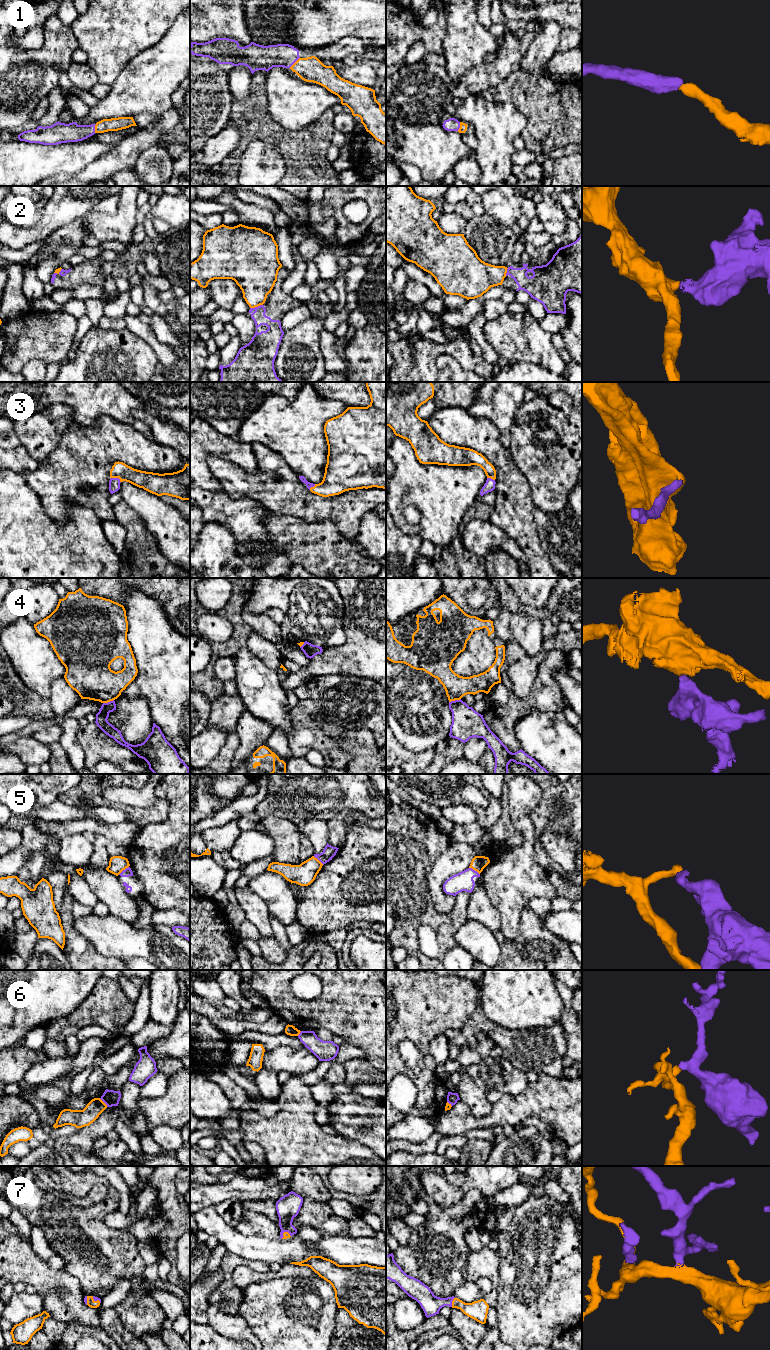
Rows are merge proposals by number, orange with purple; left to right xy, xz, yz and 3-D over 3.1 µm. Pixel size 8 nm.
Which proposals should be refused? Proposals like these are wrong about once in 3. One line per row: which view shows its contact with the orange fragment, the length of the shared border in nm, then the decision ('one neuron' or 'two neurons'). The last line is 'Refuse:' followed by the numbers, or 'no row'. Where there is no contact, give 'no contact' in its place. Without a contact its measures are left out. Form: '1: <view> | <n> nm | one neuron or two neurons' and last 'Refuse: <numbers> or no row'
1: xz | 120 nm | one neuron
2: xz | 110 nm | two neurons
3: xy | 100 nm | one neuron
4: yz | 100 nm | two neurons
5: yz | 110 nm | two neurons
6: xy | 100 nm | two neurons
7: yz | 80 nm | one neuron
Refuse: 2, 4, 5, 6

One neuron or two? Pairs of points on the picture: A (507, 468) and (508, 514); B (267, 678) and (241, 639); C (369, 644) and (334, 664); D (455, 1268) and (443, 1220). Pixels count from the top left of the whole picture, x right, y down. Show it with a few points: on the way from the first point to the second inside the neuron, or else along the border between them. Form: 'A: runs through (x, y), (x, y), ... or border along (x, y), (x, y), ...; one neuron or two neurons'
A: runs through (508, 479), (508, 503); one neuron
B: border along (245, 646), (233, 655); two neurons
C: runs through (360, 653), (354, 658), (343, 660); one neuron
D: runs through (443, 1256), (443, 1232); one neuron

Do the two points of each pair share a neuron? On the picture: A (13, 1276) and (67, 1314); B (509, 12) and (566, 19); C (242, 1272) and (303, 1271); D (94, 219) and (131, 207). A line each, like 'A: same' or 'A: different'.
A: same
B: same
C: same
D: same

